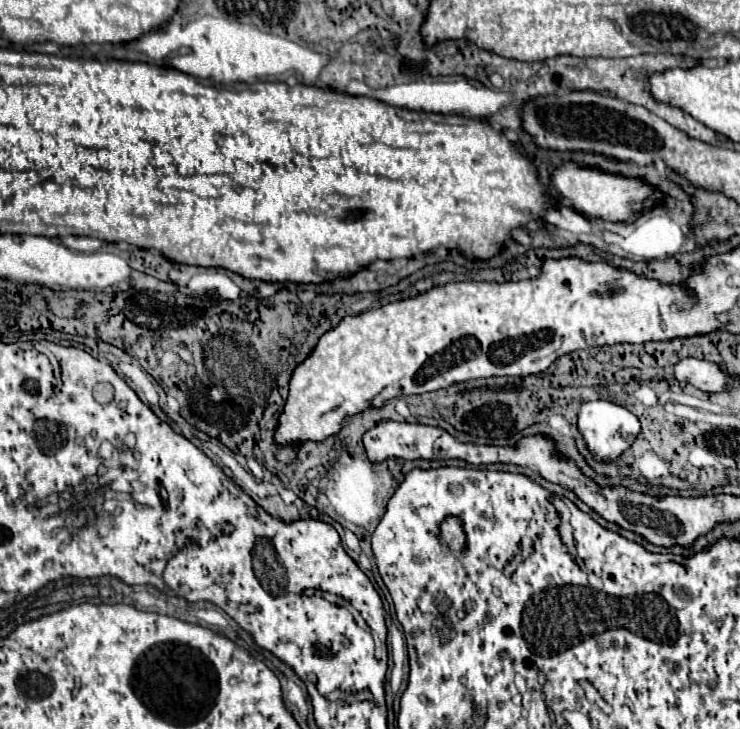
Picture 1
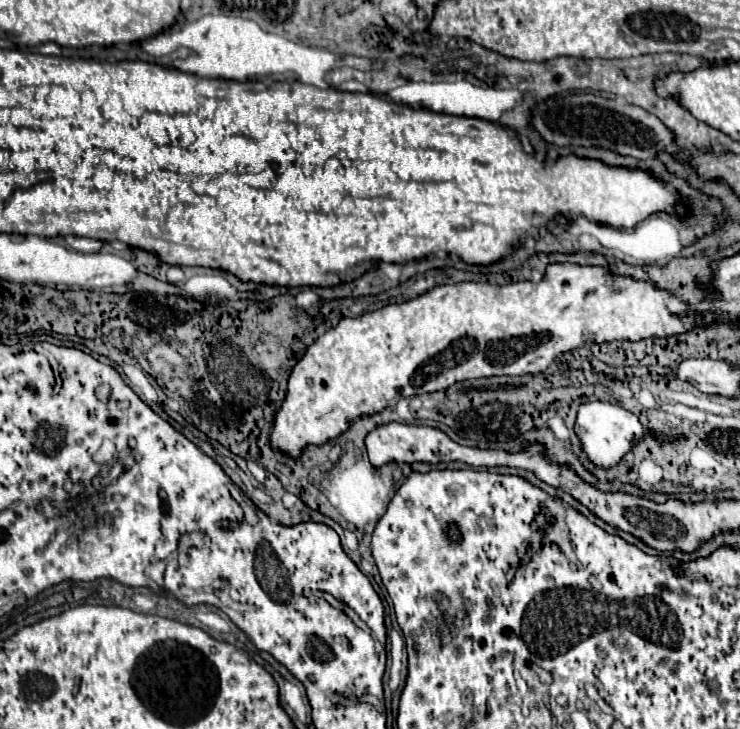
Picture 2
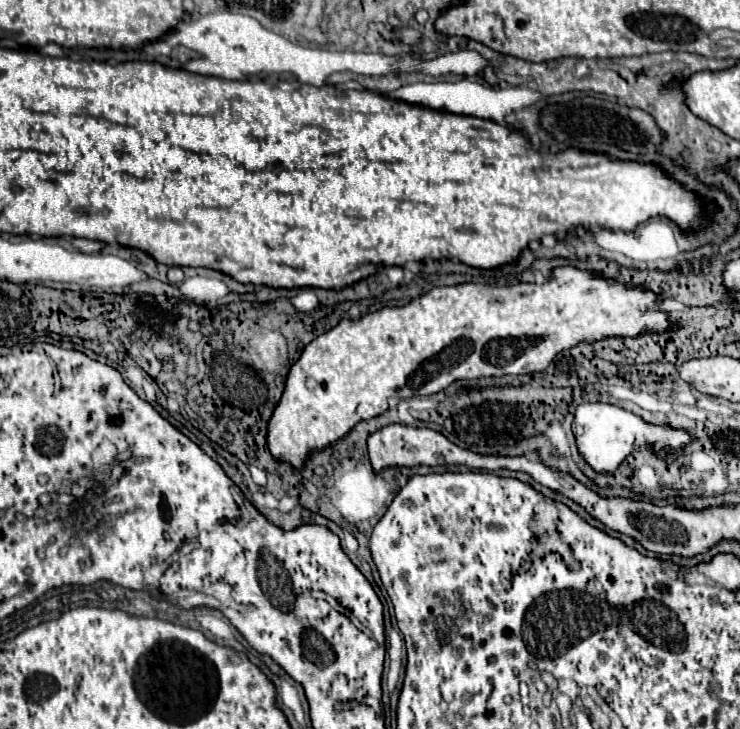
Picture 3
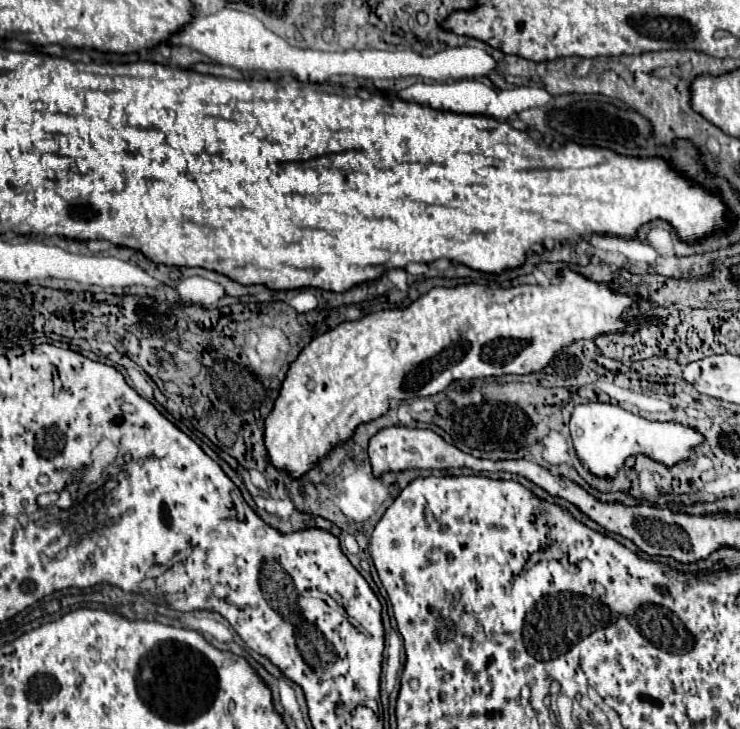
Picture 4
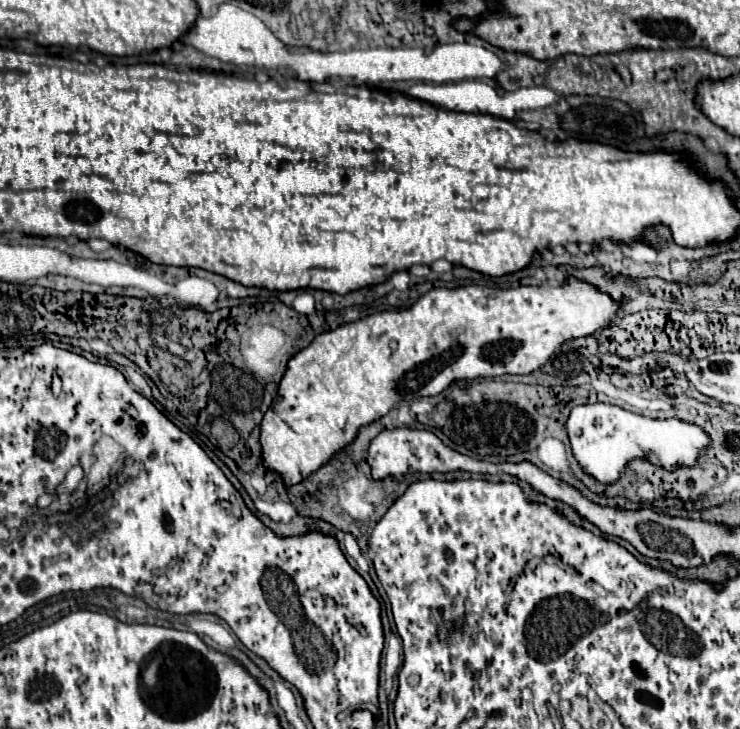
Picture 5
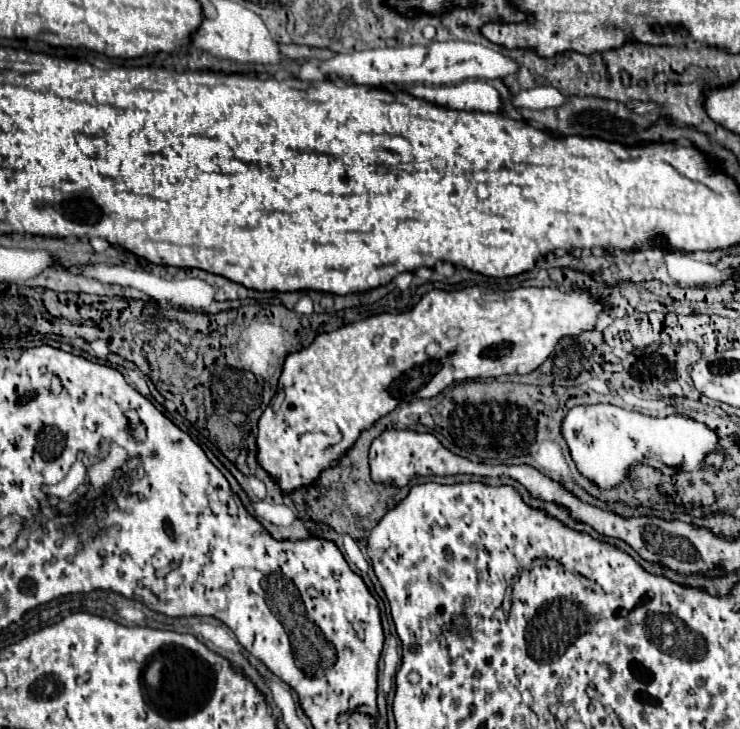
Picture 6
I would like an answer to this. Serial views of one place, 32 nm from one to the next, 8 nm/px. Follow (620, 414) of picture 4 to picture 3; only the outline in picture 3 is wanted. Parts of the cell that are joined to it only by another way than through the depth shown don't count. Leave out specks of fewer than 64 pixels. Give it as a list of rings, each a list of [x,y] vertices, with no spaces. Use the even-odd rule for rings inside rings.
[[[604,402],[580,404],[576,410],[574,424],[572,424],[572,432],[578,440],[578,450],[582,452],[586,462],[596,472],[614,472],[628,454],[632,454],[634,450],[638,450],[640,446],[646,446],[646,444],[654,446],[662,458],[672,462],[674,456],[678,454],[678,450],[692,440],[692,436],[684,430],[646,424],[640,416],[636,416],[624,408],[604,404]]]

